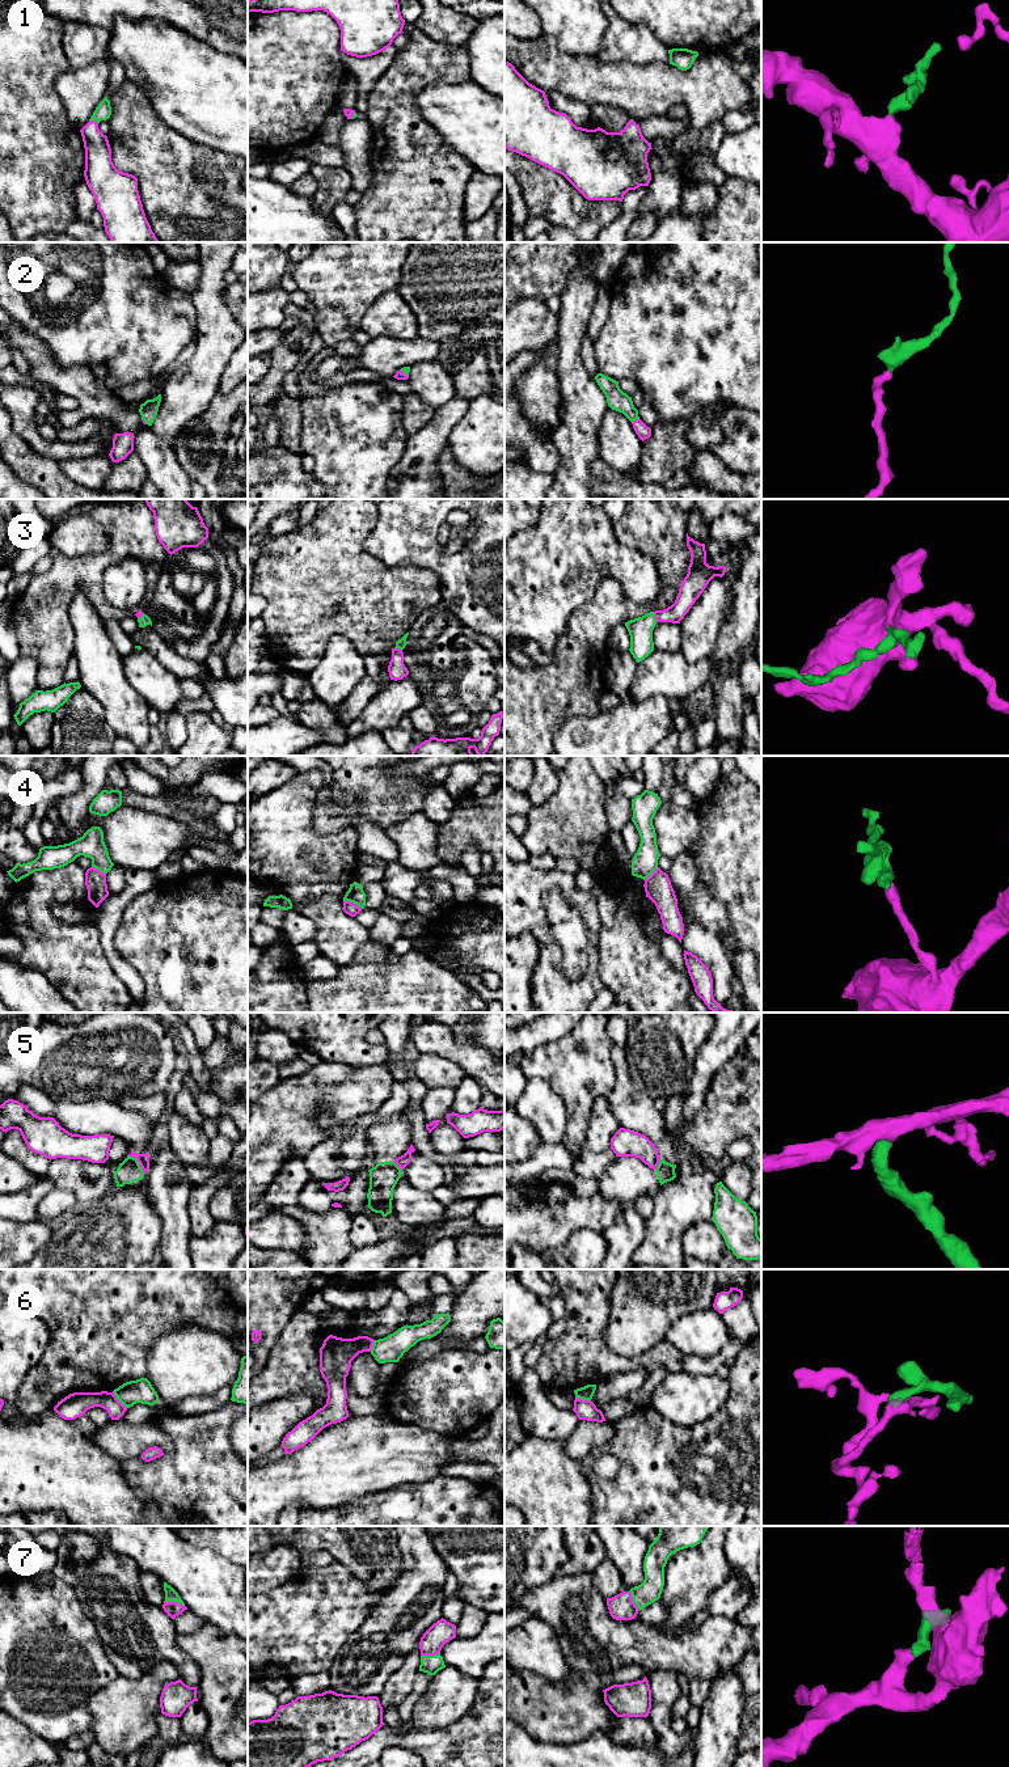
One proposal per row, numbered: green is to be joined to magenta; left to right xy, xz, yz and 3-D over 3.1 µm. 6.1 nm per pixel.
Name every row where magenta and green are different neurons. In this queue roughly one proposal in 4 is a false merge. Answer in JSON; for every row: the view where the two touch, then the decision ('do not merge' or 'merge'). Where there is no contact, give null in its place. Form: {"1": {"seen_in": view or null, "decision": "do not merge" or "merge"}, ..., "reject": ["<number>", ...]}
{"1": {"seen_in": "xy", "decision": "merge"}, "2": {"seen_in": "yz", "decision": "merge"}, "3": {"seen_in": "yz", "decision": "merge"}, "4": {"seen_in": "xz", "decision": "do not merge"}, "5": {"seen_in": "xy", "decision": "do not merge"}, "6": {"seen_in": "xy", "decision": "do not merge"}, "7": {"seen_in": "xy", "decision": "merge"}, "reject": ["4", "5", "6"]}

